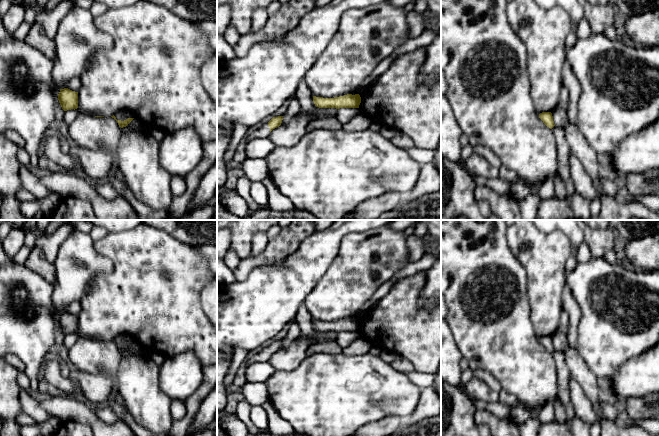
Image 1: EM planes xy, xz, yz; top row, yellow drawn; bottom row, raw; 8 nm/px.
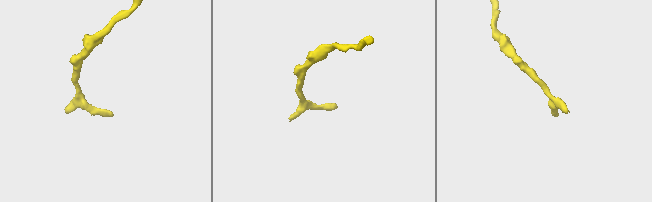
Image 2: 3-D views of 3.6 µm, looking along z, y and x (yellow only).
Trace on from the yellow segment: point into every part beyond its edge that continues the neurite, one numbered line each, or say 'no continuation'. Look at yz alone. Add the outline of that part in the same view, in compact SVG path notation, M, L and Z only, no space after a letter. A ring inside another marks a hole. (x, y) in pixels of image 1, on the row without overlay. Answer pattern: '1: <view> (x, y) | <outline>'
no continuation

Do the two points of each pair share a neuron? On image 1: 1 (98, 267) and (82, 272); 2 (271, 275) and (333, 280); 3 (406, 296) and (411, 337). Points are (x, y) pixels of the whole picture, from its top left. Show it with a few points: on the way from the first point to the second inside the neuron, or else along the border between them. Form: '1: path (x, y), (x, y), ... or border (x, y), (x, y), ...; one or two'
1: path (94, 267), (86, 269); one
2: border (332, 260), (327, 270), (318, 279), (305, 299); two
3: path (406, 306), (406, 327); one

